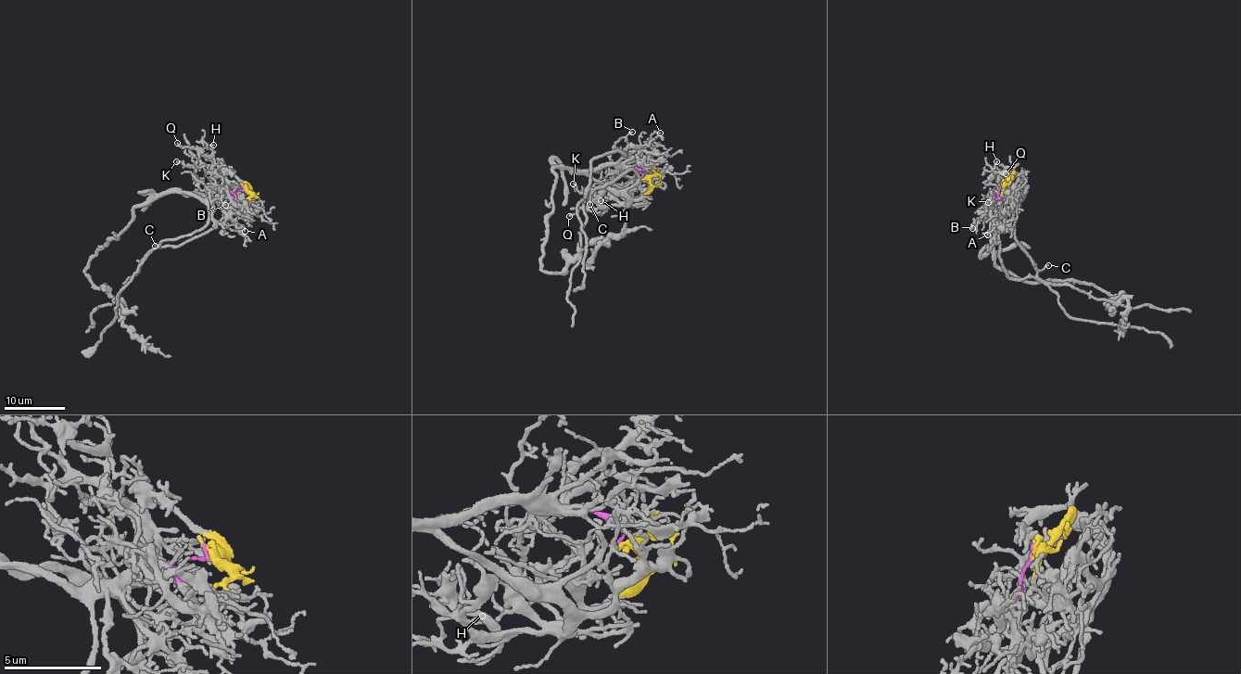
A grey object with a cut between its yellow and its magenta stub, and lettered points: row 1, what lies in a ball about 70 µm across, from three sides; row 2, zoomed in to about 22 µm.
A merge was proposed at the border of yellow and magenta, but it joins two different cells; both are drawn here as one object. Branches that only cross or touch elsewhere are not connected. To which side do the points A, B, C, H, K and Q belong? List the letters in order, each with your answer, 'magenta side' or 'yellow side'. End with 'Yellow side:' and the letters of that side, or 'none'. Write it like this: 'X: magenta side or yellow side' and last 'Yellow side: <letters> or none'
A: magenta side
B: magenta side
C: yellow side
H: yellow side
K: yellow side
Q: yellow side
Yellow side: C, H, K, Q

